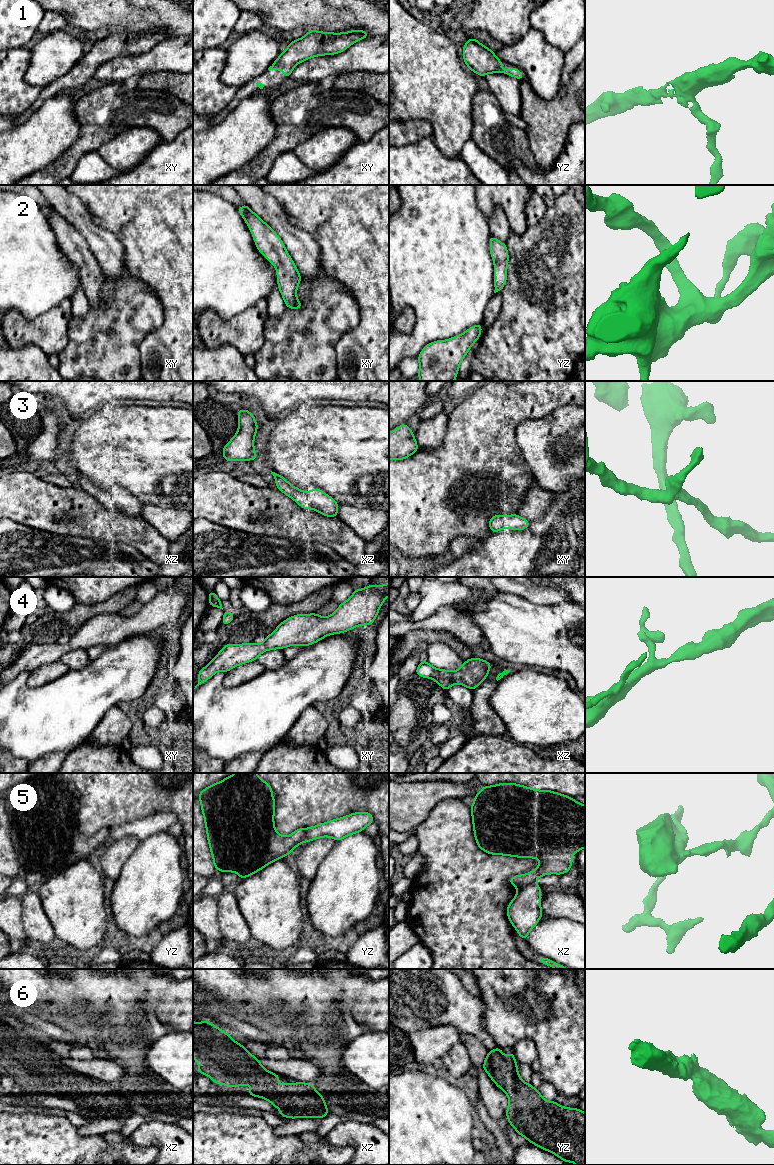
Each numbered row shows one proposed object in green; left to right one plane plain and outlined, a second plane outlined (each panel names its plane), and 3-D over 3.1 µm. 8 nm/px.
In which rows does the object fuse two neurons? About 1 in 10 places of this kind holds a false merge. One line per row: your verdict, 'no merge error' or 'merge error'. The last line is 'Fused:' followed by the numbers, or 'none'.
1: no merge error
2: no merge error
3: no merge error
4: no merge error
5: merge error
6: no merge error
Fused: 5

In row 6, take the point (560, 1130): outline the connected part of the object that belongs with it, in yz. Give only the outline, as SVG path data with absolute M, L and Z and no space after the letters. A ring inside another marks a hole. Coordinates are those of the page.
M496 1047L488 1051L483 1067L493 1082L508 1096L506 1117L518 1135L524 1136L531 1144L547 1150L565 1162L585 1165L585 1113L580 1109L566 1108L555 1101L545 1100L531 1083L525 1083L519 1076L514 1052L502 1053Z

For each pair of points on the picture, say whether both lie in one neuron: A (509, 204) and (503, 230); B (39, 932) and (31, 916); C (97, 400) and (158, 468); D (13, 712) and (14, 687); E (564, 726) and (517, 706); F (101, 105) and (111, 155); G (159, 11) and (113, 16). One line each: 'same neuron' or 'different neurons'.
A: different neurons
B: same neuron
C: different neurons
D: same neuron
E: same neuron
F: different neurons
G: same neuron

